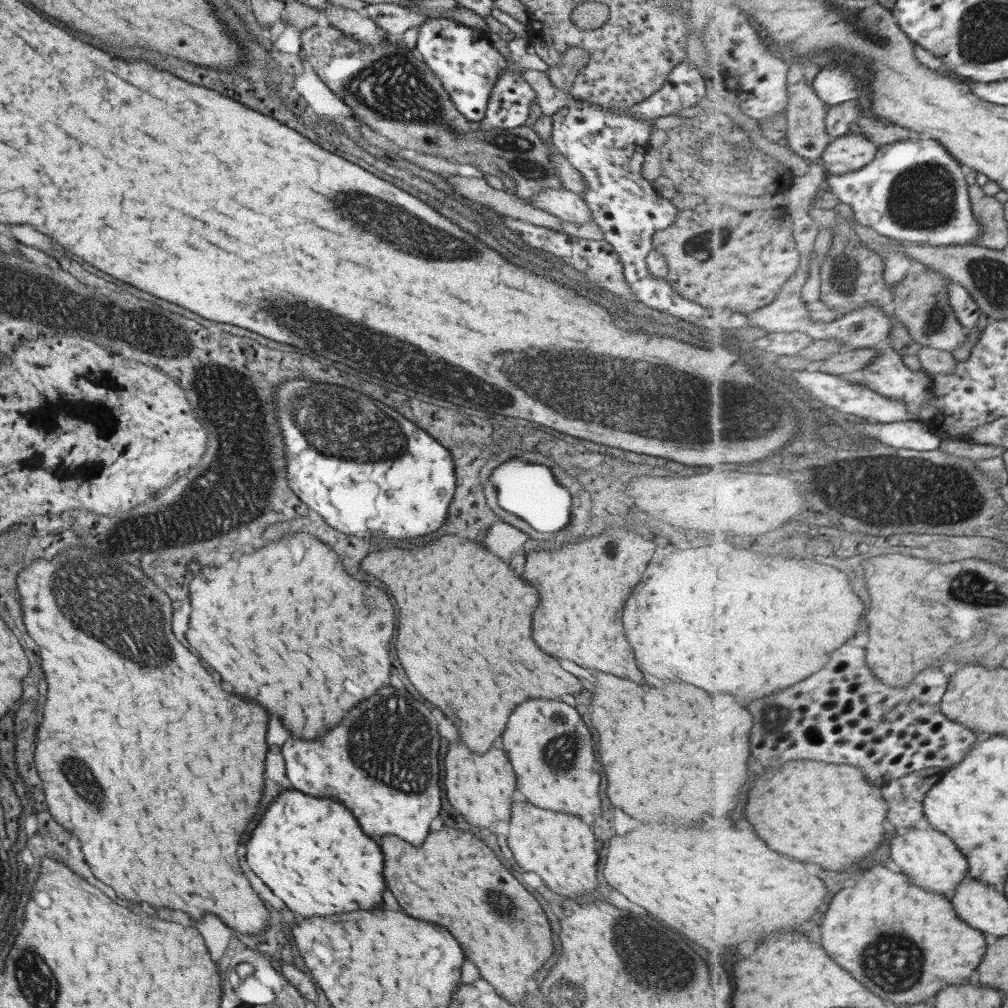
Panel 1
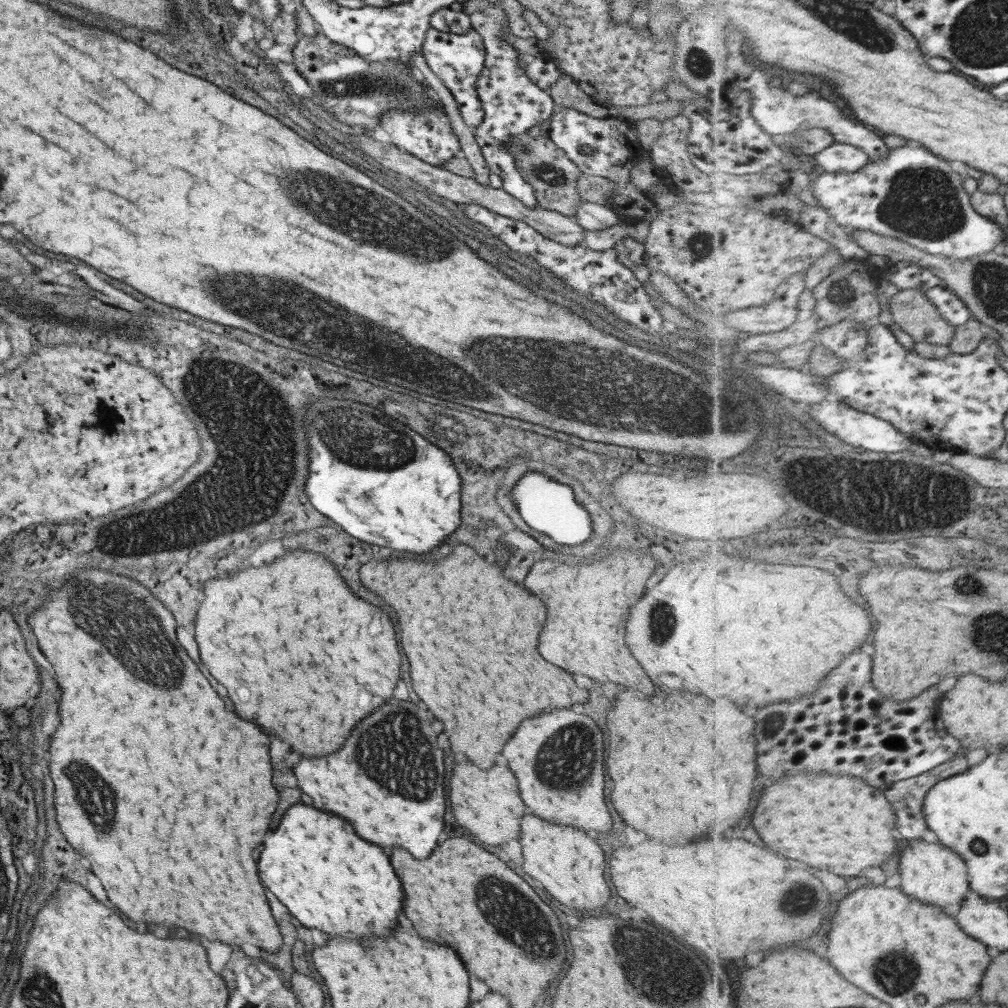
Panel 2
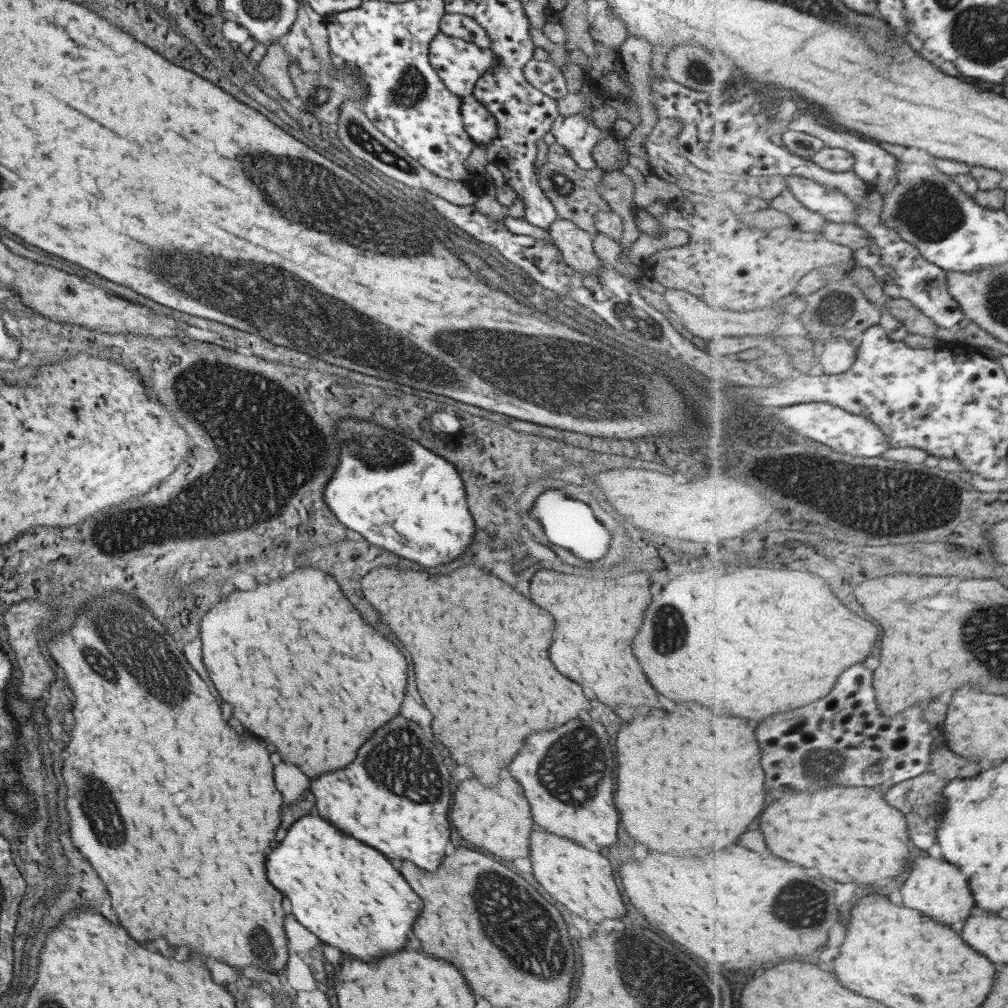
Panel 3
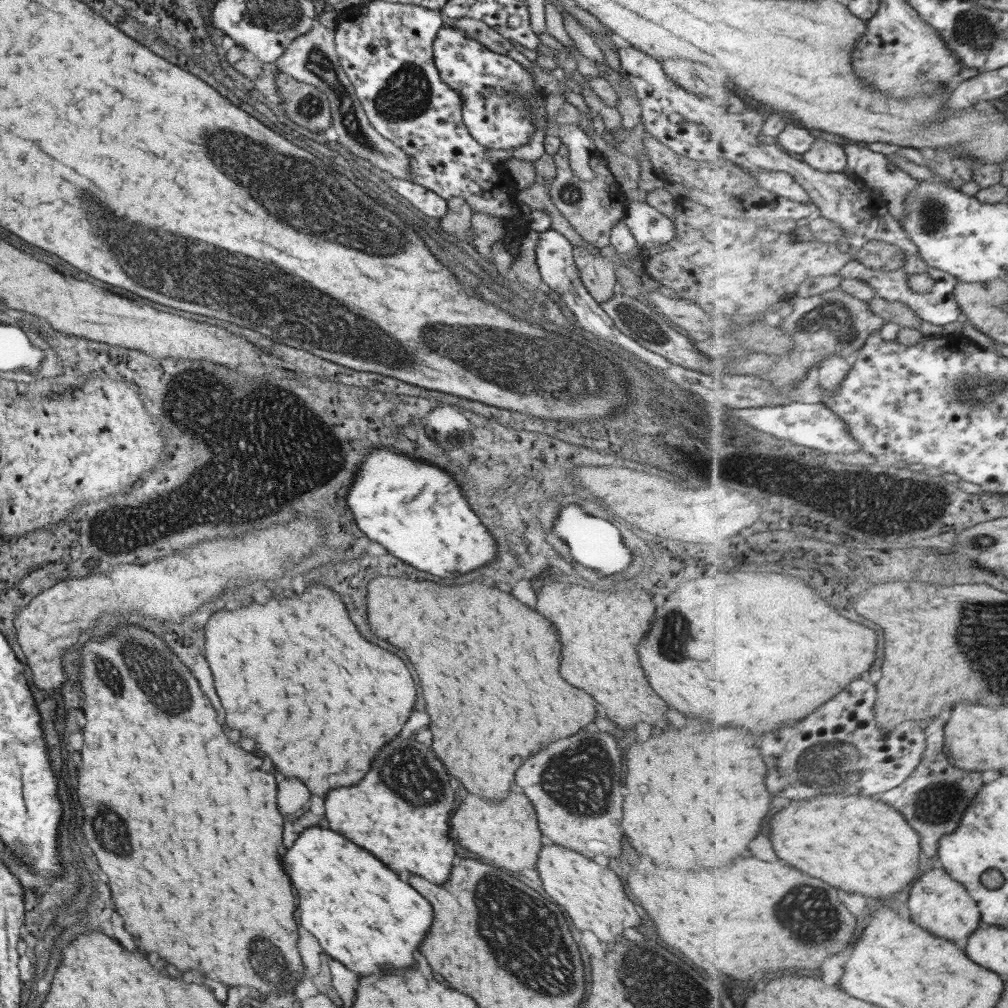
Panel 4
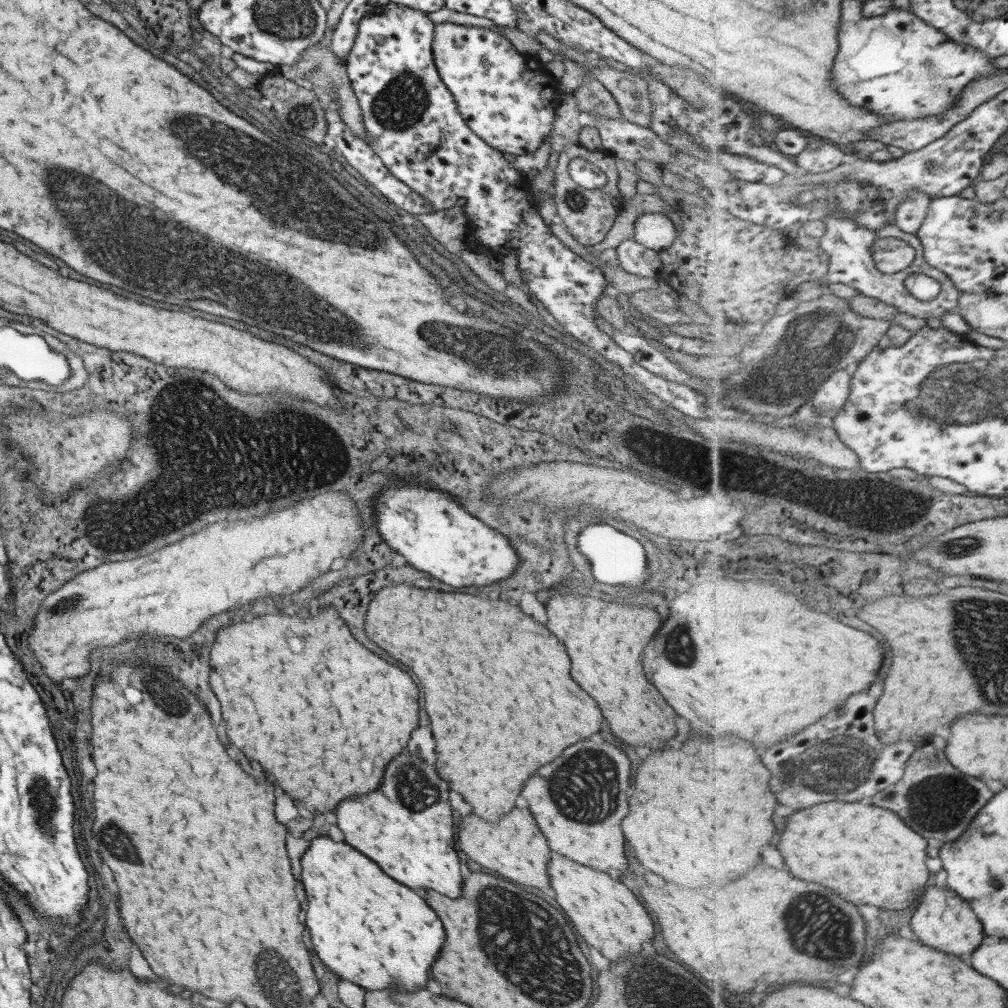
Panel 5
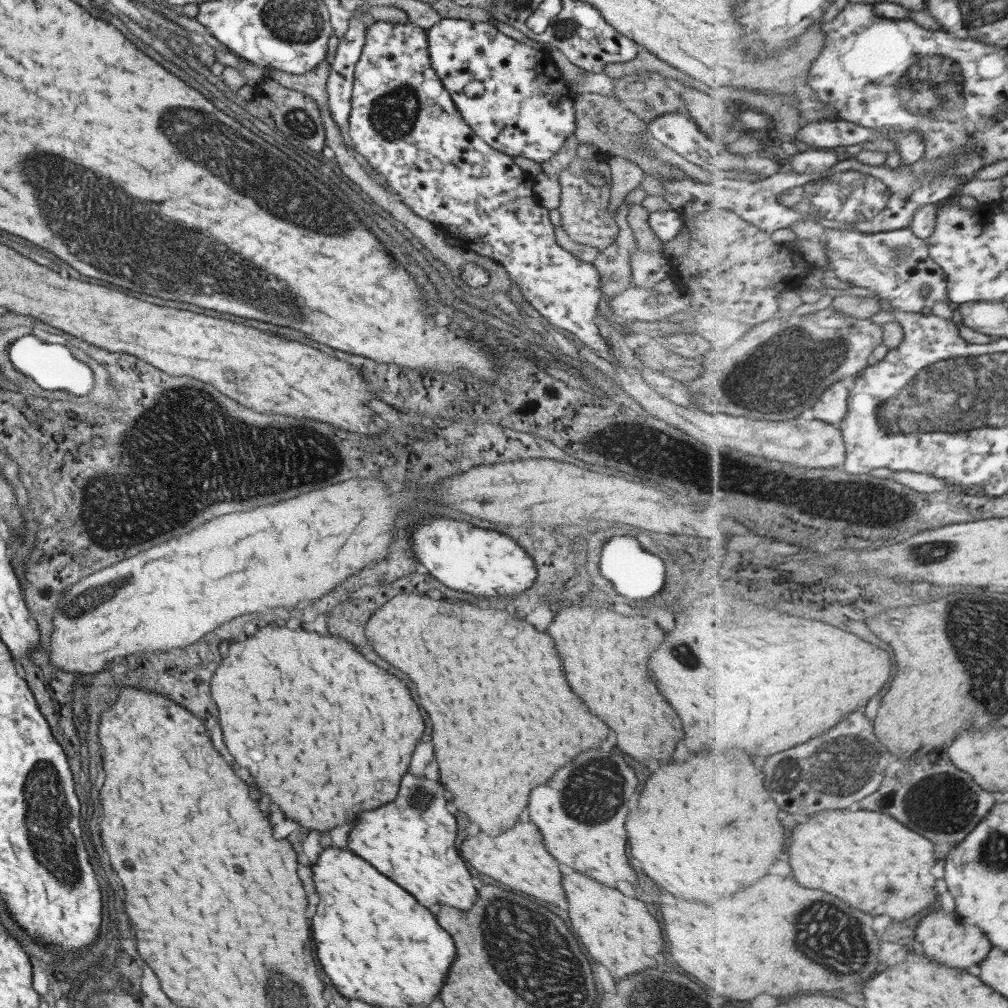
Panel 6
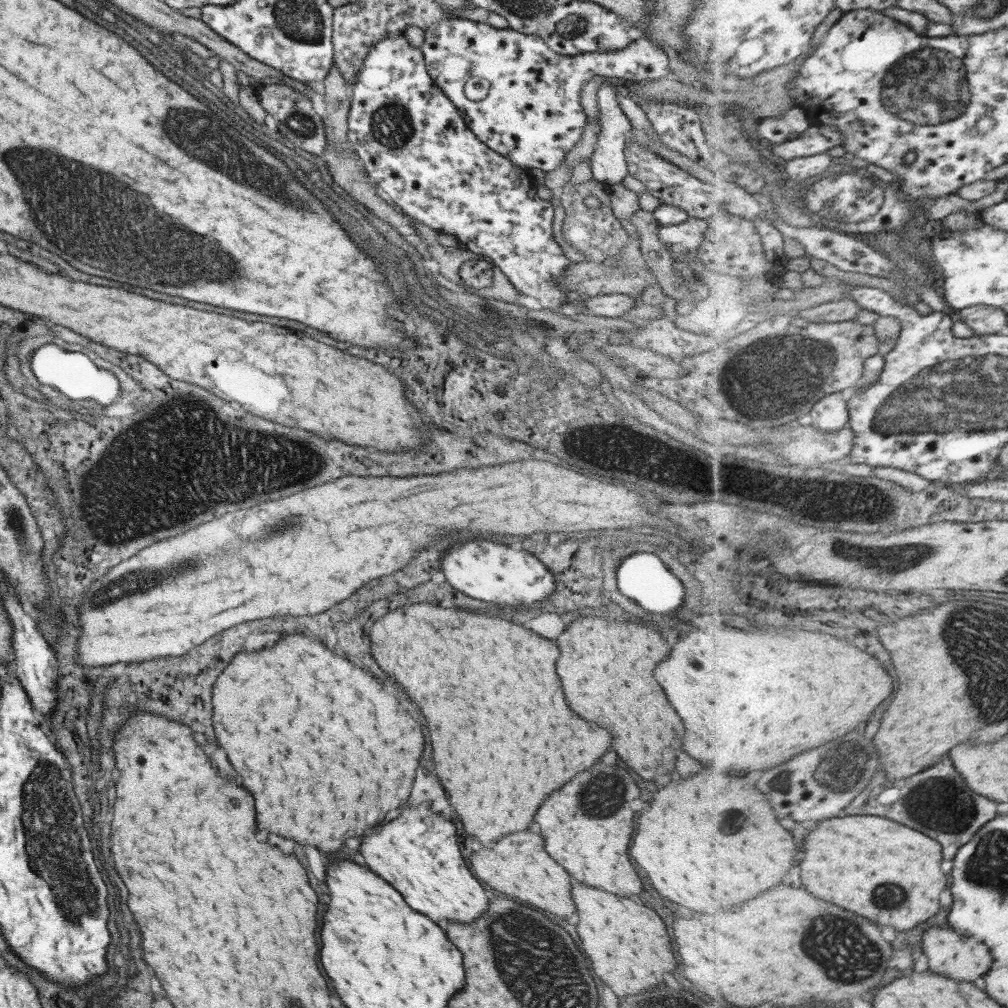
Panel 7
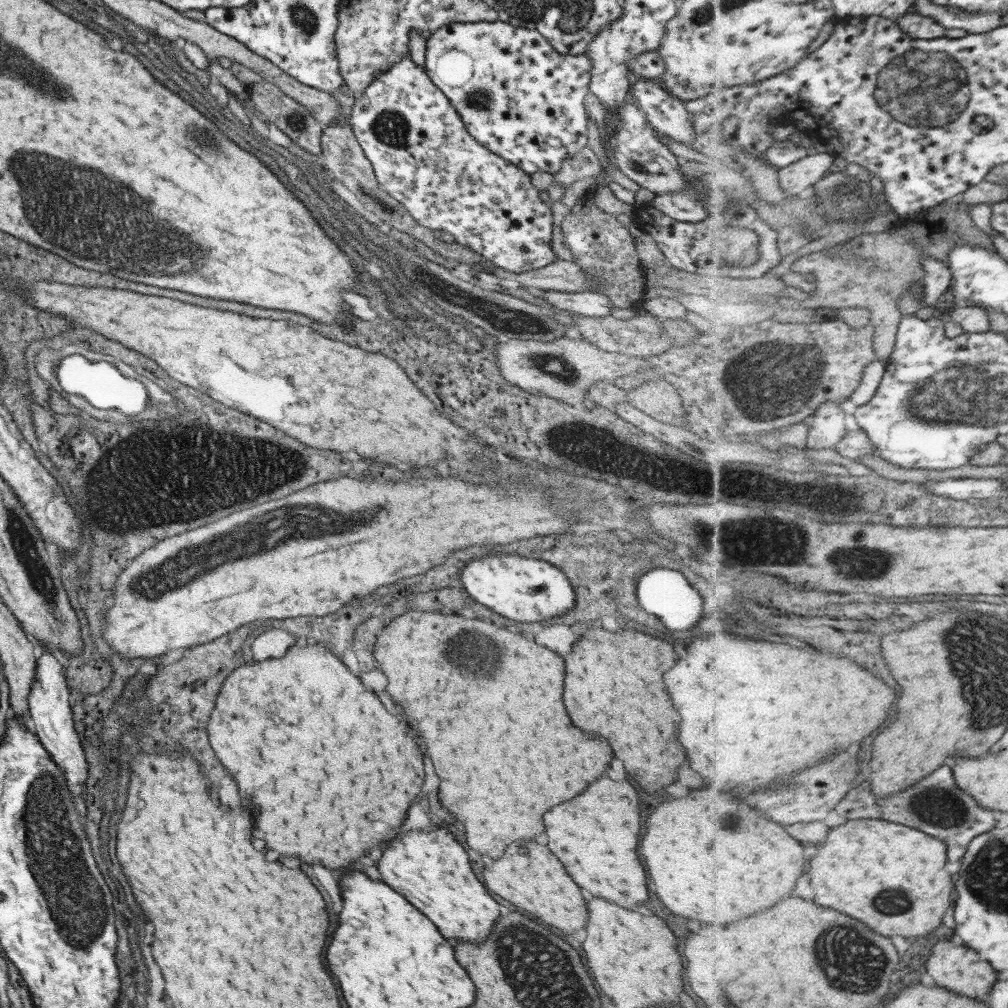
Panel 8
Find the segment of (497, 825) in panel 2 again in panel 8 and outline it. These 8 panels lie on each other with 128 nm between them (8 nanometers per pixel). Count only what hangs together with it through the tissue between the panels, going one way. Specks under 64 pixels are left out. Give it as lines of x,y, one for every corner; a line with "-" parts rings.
523,840
511,842
499,860
493,860
491,866
483,868
483,884
493,894
529,912
541,922
557,926
563,934
573,934
587,922
587,910
579,888
571,882
557,858
541,844

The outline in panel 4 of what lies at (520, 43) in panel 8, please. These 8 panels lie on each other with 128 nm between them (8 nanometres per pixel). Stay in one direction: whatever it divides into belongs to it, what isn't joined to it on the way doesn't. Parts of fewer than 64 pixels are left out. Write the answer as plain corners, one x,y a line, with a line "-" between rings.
449,25
439,27
435,39
432,43
432,59
437,69
439,78
461,99
461,118
467,132
473,137
475,142
483,145
485,148
497,150
517,148
521,144
526,144
529,137
534,133
534,118
525,108
526,100
522,99
522,94
526,98
543,99
542,90
534,85
532,76
528,70
525,70
518,62
506,55
491,52
483,44
467,38
461,30
455,30

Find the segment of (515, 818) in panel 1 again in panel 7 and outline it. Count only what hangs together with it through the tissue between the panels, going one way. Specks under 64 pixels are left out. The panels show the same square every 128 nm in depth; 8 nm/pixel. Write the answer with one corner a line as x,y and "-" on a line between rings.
571,884
571,896
577,908
577,936
587,954
595,976
605,982
613,994
625,998
663,984
663,974
675,970
675,958
665,926
653,910
627,898
611,896
583,884

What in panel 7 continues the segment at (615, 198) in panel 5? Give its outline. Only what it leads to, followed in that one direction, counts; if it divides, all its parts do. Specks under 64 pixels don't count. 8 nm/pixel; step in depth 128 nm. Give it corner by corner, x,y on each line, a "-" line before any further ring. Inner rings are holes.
593,178
579,184
565,183
560,195
561,206
565,209
565,216
562,220
562,237
581,254
587,261
597,263
615,258
620,253
623,245
628,243
628,234
623,230
619,221
615,218
610,207
609,187
603,182
597,182
-
594,196
598,200
597,208
590,208
585,205
585,198

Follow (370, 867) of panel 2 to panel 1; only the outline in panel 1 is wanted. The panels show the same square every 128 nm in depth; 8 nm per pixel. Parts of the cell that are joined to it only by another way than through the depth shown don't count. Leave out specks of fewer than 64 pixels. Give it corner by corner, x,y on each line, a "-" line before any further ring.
290,787
291,790
287,792
281,792
271,804
269,808
265,810
265,814
261,816
259,824
255,826
255,830
251,832
245,848
245,860
249,864
249,868
255,872
255,876
261,878
261,882
273,892
273,894
285,902
285,906
291,910
291,912
297,912
301,916
325,916
325,914
343,914
343,912
353,912
353,910
371,910
371,908
379,908
381,906
381,892
385,890
385,882
383,882
383,858
381,858
381,852
379,852
379,844
375,844
371,838
367,838
365,834
361,834
362,830
355,822
355,817
347,810
343,808
337,800
333,798
325,798
324,796
309,796
303,794
298,790

